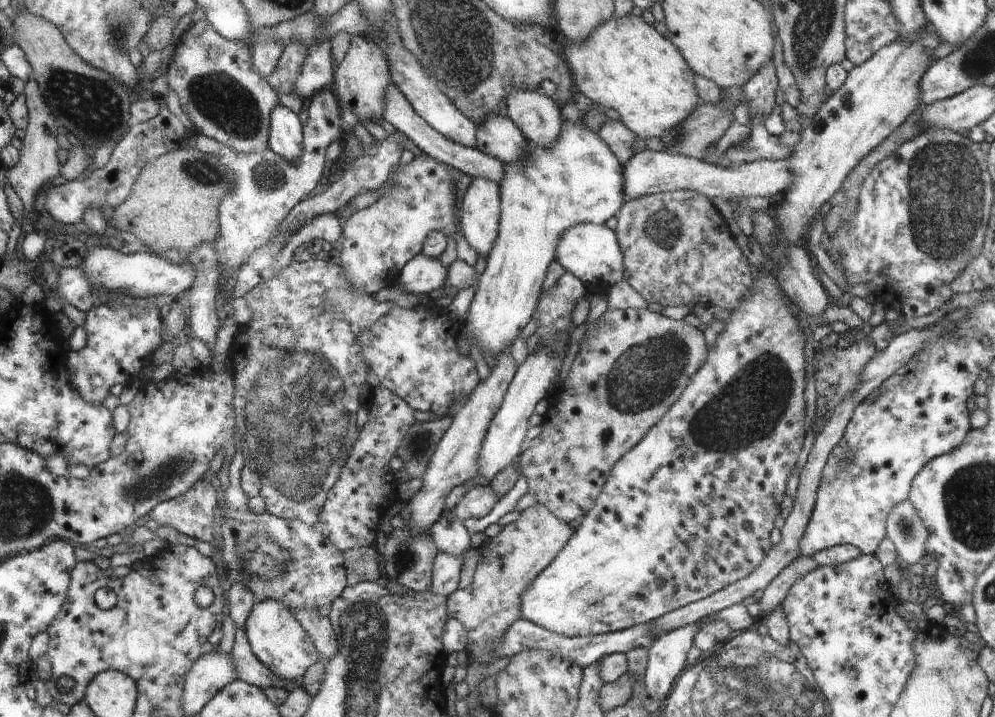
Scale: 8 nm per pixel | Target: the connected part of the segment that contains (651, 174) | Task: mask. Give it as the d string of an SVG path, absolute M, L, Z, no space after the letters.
M643 149L634 154L623 165L626 201L654 193L674 192L680 189L705 194L706 198L730 199L734 196L768 198L768 196L774 197L777 194L784 194L794 180L790 159L760 159L749 163L732 164L731 168L724 168L721 165L707 163L683 154Z

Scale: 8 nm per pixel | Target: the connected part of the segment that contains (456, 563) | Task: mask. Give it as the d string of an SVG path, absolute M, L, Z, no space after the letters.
M439 552L432 565L432 582L429 590L434 594L442 594L447 598L459 588L459 574L462 570L461 556L450 556L450 554Z

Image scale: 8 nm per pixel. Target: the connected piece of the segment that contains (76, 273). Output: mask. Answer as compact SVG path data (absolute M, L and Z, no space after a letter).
M81 266L61 269L58 285L52 288L50 299L44 302L51 311L60 310L63 302L74 304L76 308L86 310L87 314L94 308L94 286Z

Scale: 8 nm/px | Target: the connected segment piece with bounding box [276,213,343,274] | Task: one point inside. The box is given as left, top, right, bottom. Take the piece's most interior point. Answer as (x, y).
(327, 227)

